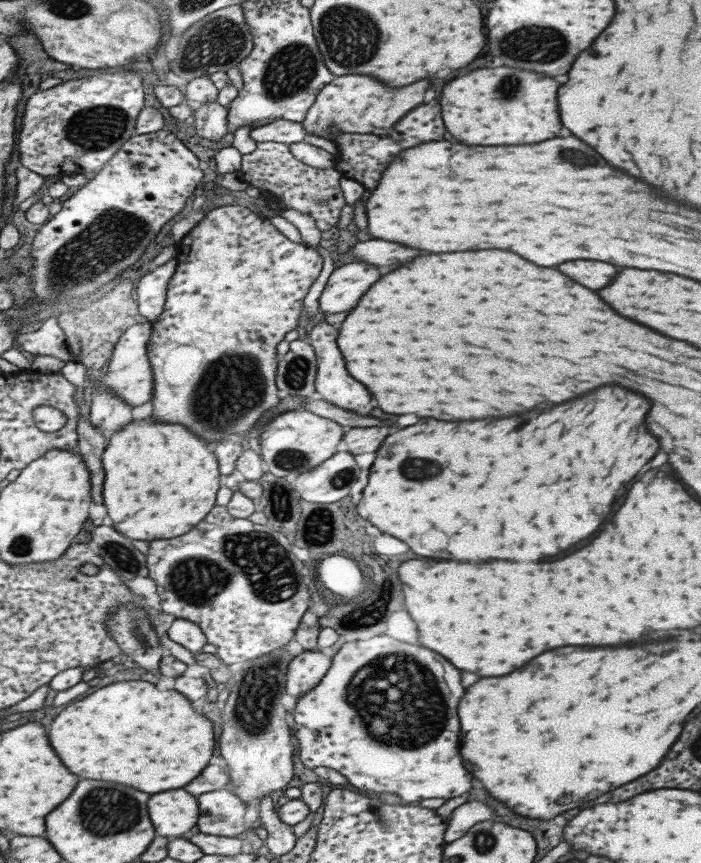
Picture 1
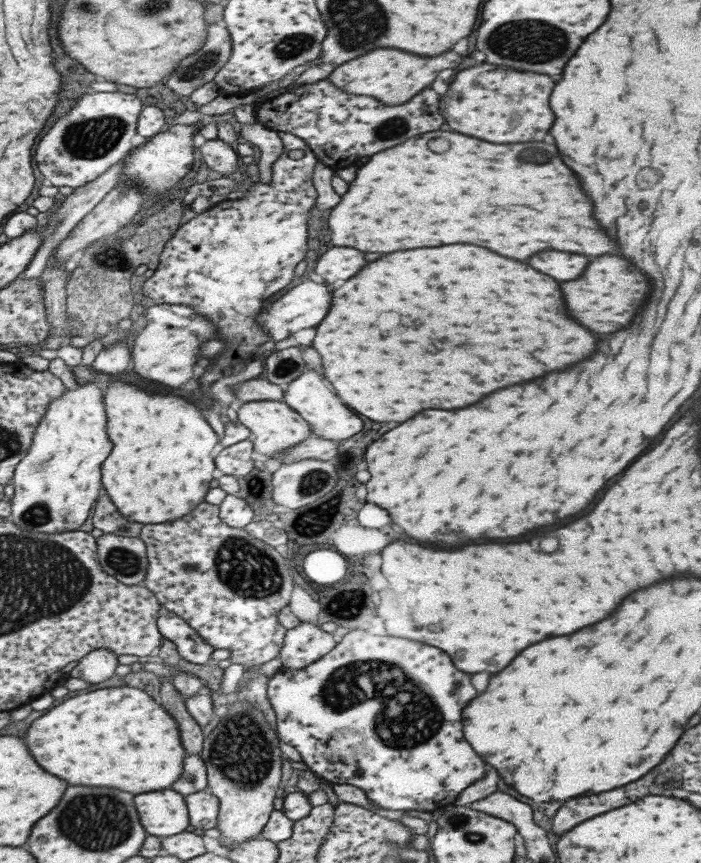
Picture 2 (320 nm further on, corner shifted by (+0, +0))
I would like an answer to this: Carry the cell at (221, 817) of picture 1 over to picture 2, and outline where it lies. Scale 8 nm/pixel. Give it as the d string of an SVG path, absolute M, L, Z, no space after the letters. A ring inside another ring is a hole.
M207 790L192 792L183 798L188 812L188 824L196 831L216 828L218 801Z

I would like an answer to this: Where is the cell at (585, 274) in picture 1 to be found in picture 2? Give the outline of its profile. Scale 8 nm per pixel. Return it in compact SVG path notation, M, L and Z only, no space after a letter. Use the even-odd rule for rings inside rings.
M545 250L545 252L537 252L535 256L529 256L527 264L533 266L537 272L543 272L555 280L573 280L585 268L587 258L571 252Z

